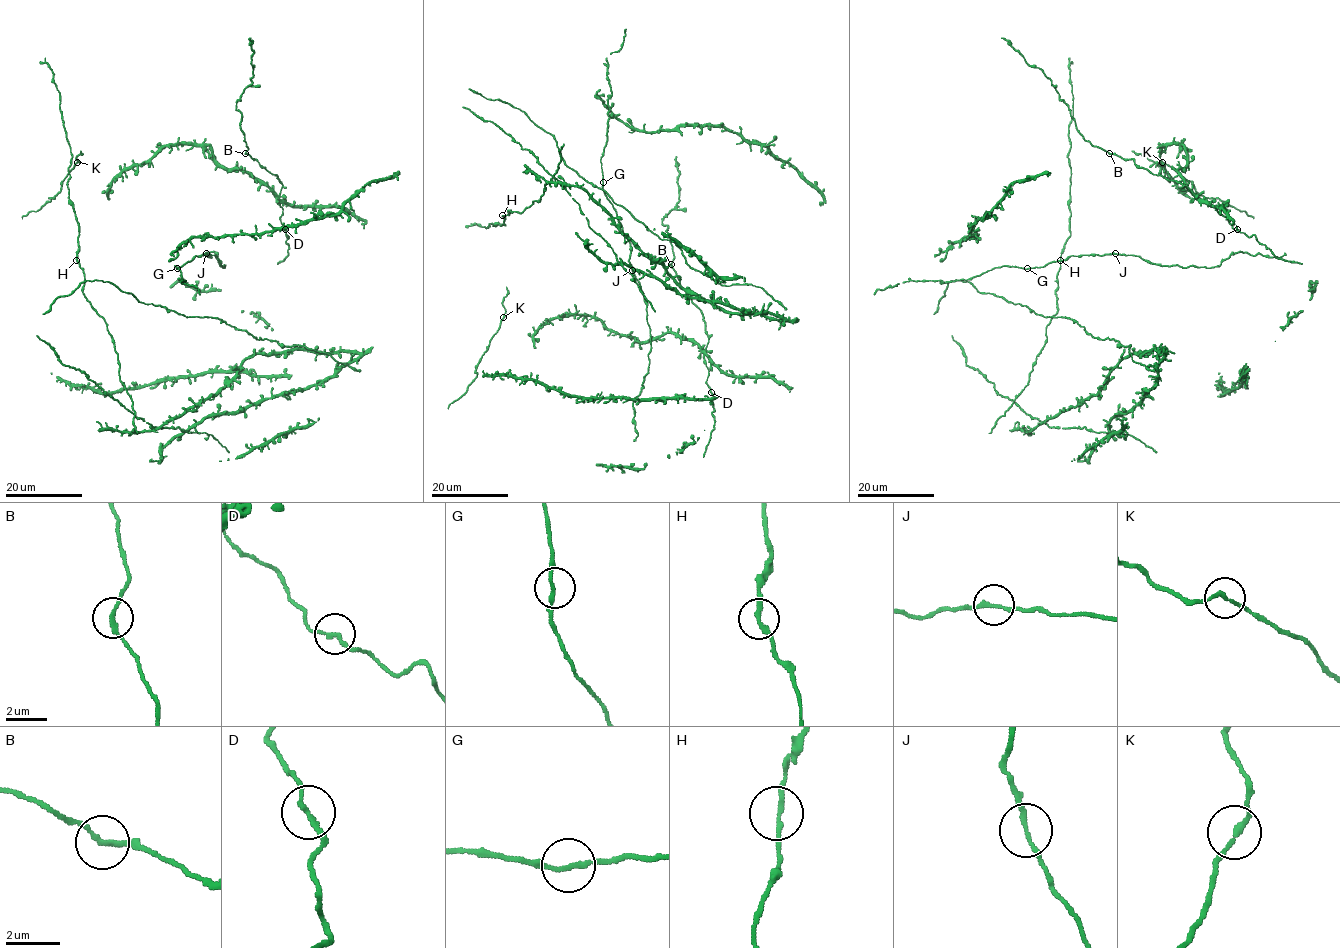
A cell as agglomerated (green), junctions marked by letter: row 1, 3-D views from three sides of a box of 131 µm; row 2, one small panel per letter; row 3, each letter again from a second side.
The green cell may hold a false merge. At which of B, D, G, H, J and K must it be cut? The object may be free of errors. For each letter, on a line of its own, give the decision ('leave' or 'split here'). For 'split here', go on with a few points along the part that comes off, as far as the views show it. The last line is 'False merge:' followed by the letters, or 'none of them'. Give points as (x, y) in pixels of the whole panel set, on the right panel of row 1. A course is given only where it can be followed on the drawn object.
B: leave
D: leave
G: leave
H: leave
J: leave
K: leave
False merge: none of them

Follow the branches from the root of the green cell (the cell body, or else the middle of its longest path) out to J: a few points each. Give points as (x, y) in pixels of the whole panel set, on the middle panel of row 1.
J: (602, 182), (621, 231), (628, 238), (632, 269)

